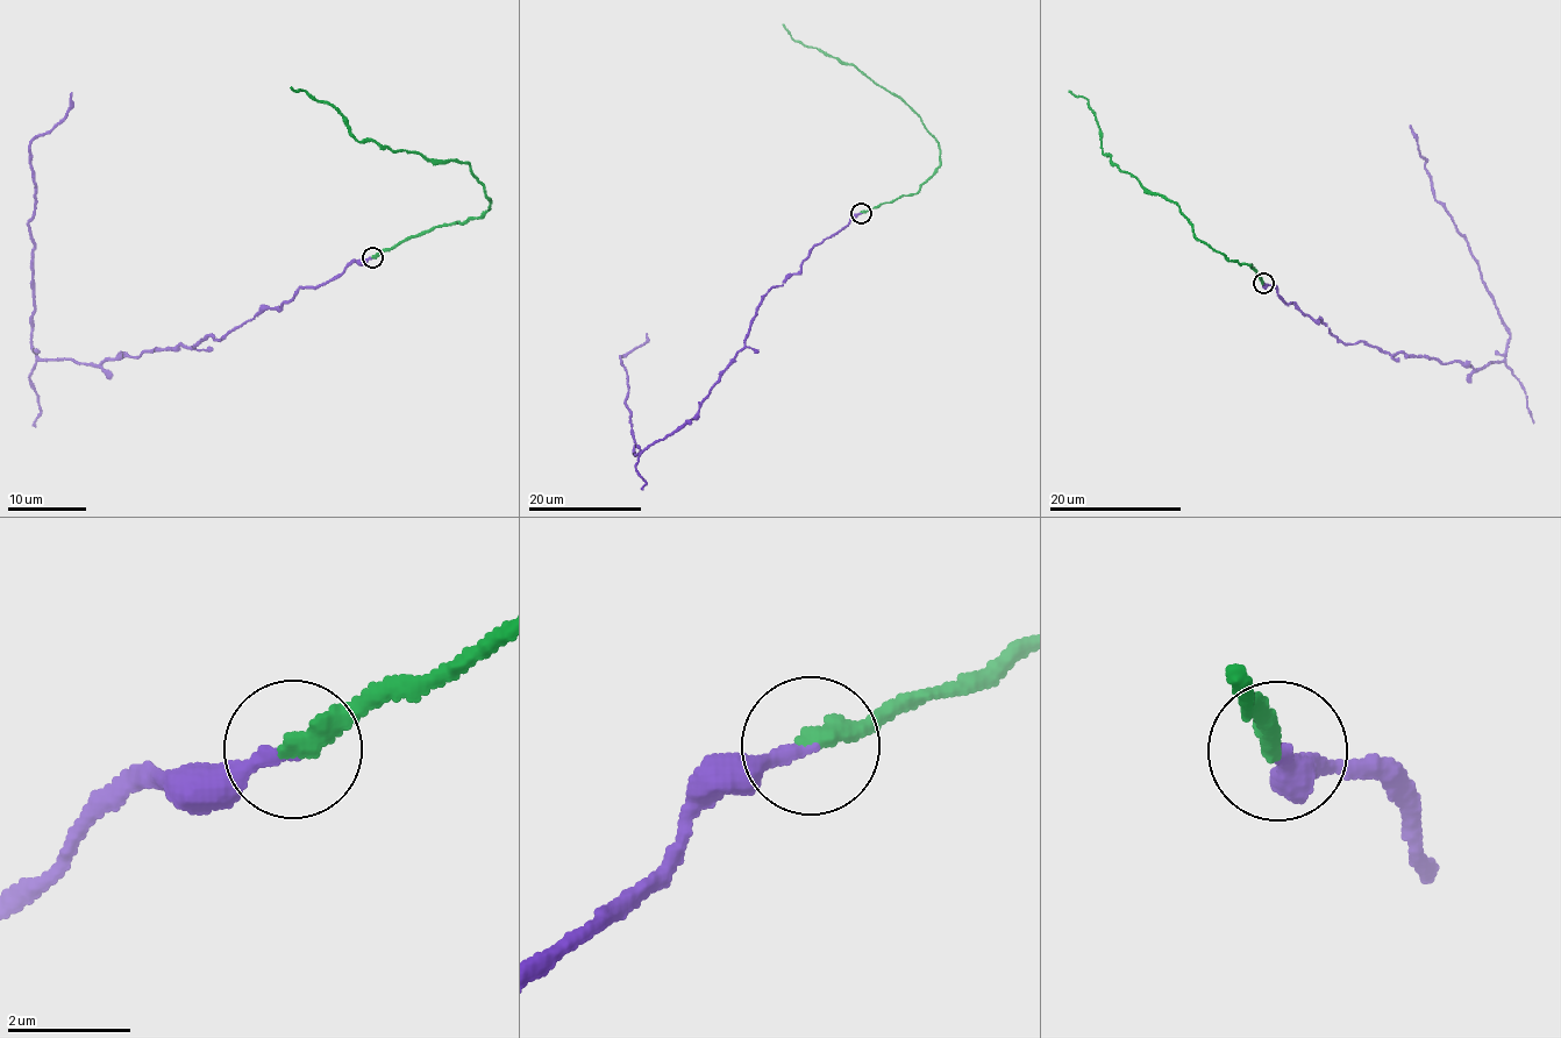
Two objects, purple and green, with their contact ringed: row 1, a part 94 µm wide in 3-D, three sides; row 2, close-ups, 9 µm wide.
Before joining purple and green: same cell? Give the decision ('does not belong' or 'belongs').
belongs

